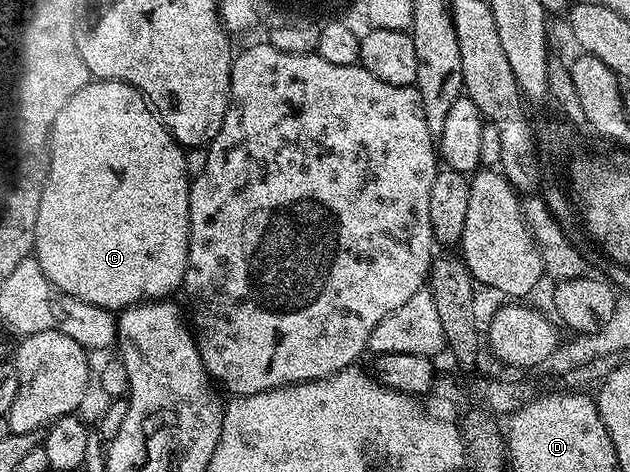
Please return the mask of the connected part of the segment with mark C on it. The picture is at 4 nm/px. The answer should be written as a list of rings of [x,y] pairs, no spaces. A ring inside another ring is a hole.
[[[95,79],[84,85],[79,92],[73,93],[69,101],[57,113],[57,121],[51,124],[51,168],[47,171],[47,184],[41,193],[41,209],[37,209],[37,229],[35,230],[35,249],[33,258],[41,265],[45,277],[54,287],[85,301],[89,305],[104,307],[116,313],[135,306],[136,303],[163,301],[183,286],[189,257],[189,193],[191,179],[185,169],[185,151],[172,135],[167,132],[163,120],[155,114],[147,98],[133,85]]]

